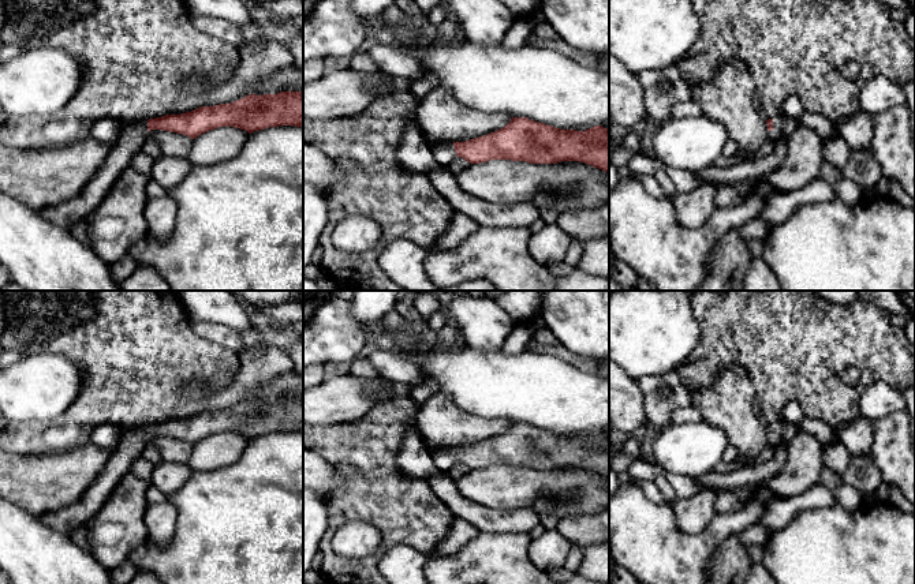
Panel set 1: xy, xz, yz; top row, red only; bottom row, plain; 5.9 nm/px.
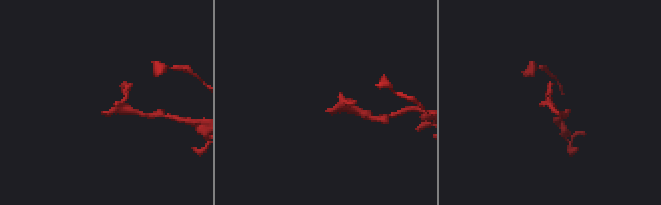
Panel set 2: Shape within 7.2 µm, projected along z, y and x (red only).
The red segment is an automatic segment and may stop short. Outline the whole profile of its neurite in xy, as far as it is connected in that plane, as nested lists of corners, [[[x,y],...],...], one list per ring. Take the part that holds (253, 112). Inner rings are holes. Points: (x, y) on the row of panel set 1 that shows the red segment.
[[[303,91],[249,94],[231,104],[201,106],[180,115],[128,123],[81,194],[55,206],[46,206],[41,213],[53,224],[71,229],[75,221],[90,214],[109,195],[115,181],[130,166],[131,158],[141,151],[150,130],[178,132],[194,139],[203,132],[227,126],[249,134],[279,126],[303,127]]]

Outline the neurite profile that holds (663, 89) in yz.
[[[677,64],[635,72],[635,76],[643,89],[647,116],[657,121],[666,121],[676,104],[691,100],[691,87],[681,78]]]

